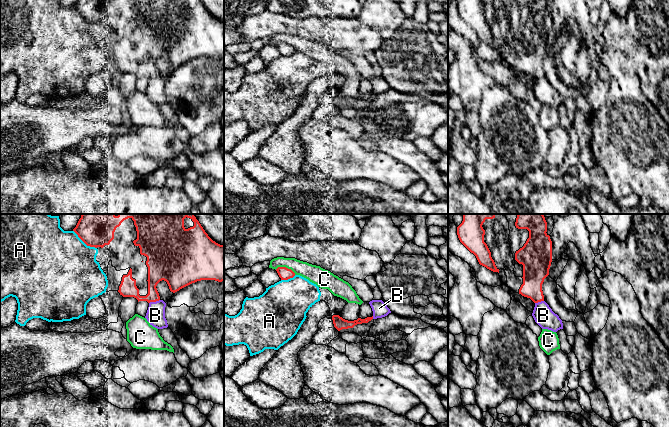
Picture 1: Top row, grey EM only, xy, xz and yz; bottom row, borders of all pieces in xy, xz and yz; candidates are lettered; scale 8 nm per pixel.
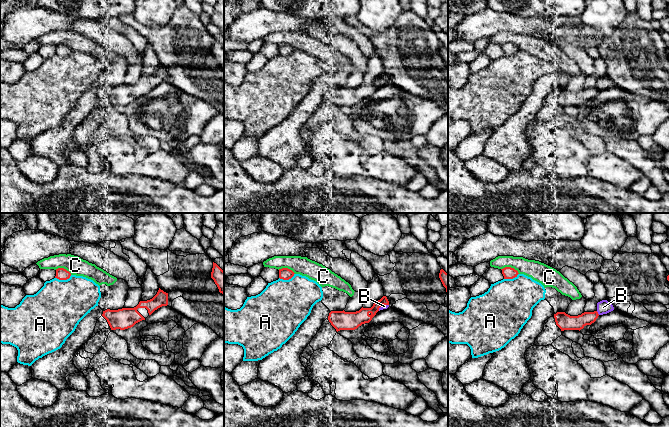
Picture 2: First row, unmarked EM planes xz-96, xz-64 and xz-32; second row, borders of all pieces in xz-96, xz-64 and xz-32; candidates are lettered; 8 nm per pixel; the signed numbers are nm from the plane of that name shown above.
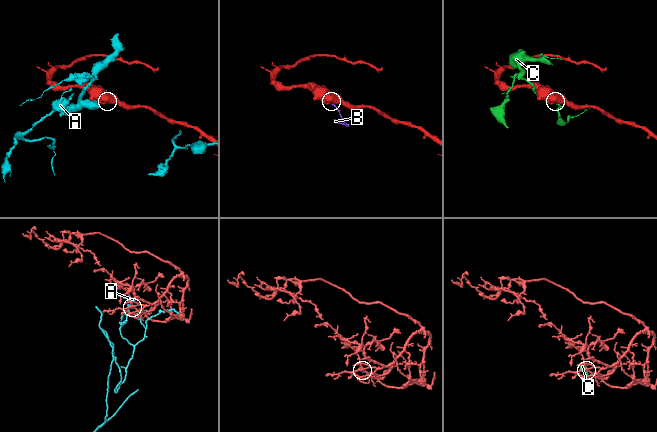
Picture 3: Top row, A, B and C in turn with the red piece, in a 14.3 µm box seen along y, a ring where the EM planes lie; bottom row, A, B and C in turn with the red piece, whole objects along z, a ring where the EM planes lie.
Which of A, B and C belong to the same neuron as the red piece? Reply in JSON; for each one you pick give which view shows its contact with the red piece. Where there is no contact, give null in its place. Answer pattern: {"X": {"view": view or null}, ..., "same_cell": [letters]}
{"same_cell": []}

